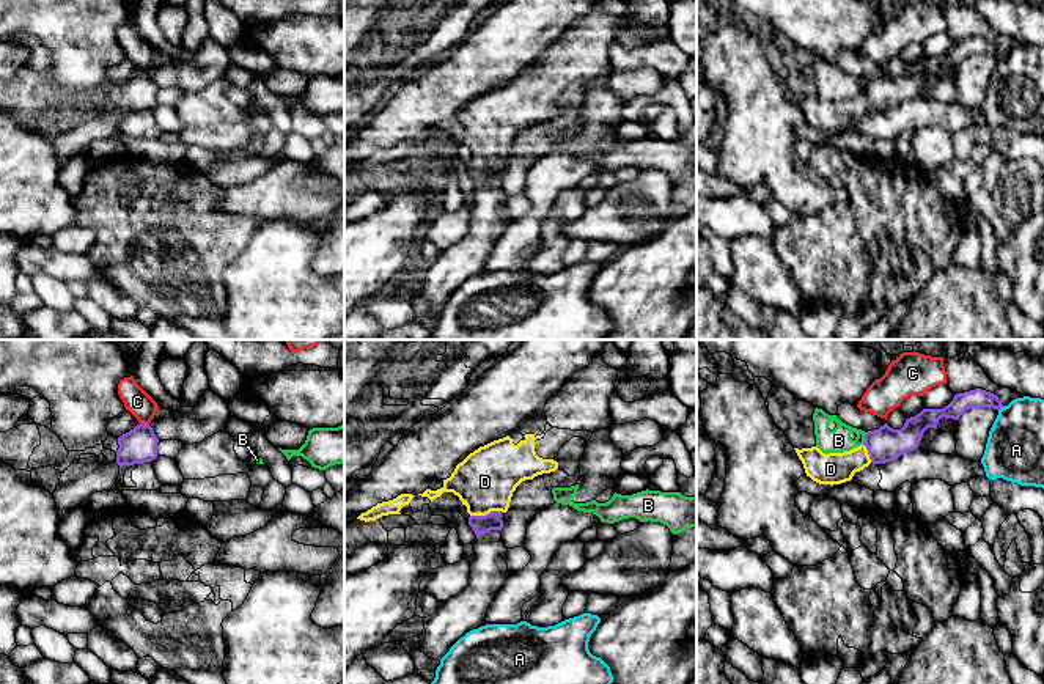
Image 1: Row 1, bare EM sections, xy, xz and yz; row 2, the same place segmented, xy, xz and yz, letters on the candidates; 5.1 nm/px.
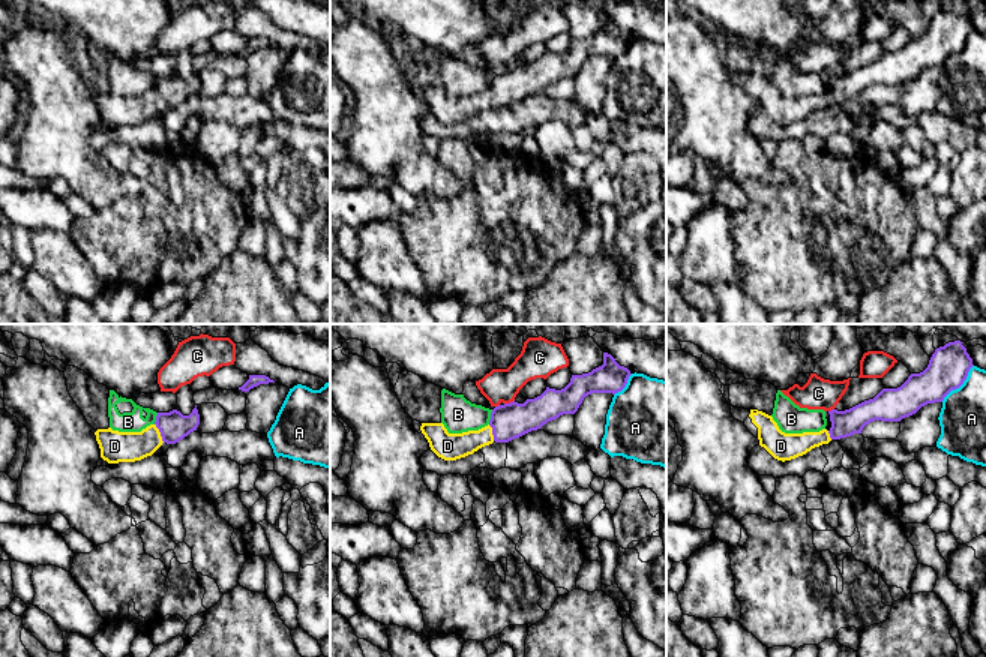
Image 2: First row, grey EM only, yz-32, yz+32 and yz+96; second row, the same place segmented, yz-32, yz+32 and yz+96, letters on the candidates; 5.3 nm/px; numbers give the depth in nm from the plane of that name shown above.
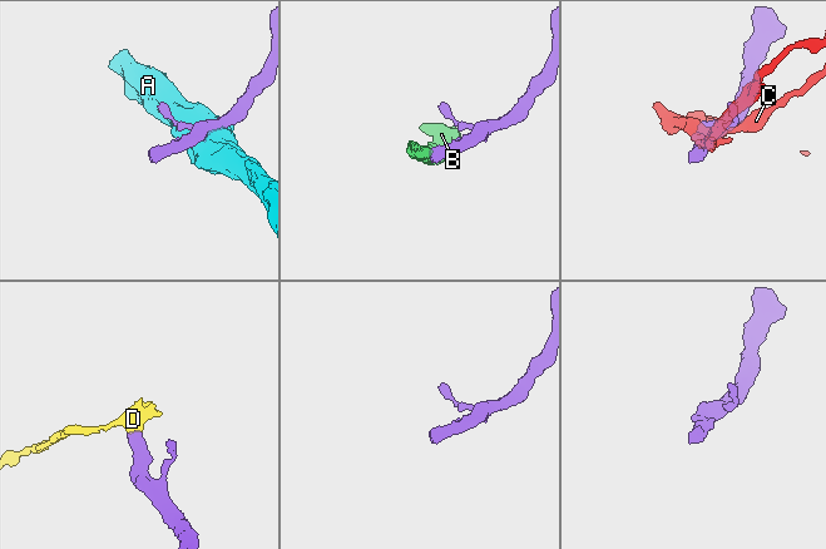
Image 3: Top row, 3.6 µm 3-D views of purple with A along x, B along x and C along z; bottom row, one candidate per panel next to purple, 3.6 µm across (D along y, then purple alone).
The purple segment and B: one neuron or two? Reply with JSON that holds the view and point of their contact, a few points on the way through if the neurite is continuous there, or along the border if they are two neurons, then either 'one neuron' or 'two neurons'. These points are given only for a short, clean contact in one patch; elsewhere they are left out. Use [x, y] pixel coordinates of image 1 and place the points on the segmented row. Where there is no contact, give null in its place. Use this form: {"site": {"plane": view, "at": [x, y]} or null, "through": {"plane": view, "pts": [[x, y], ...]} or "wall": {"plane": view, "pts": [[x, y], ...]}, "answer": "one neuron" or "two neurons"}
{"site": {"plane": "yz", "at": [865, 439]}, "wall": {"plane": "yz", "pts": [[867, 433], [862, 444]]}, "answer": "two neurons"}

